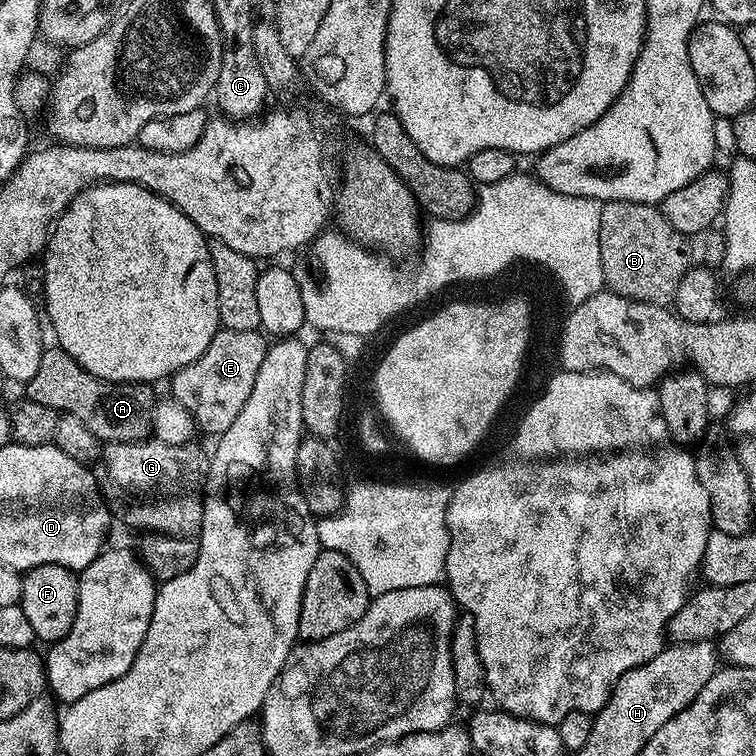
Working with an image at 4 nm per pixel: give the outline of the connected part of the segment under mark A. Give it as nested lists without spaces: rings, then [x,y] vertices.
[[[58,346],[45,347],[41,362],[34,376],[26,383],[27,399],[47,408],[54,408],[61,414],[74,414],[82,421],[82,426],[90,430],[102,442],[134,442],[145,439],[152,427],[150,405],[153,403],[151,387],[143,383],[112,384],[109,380],[99,380],[90,374],[70,354]]]

